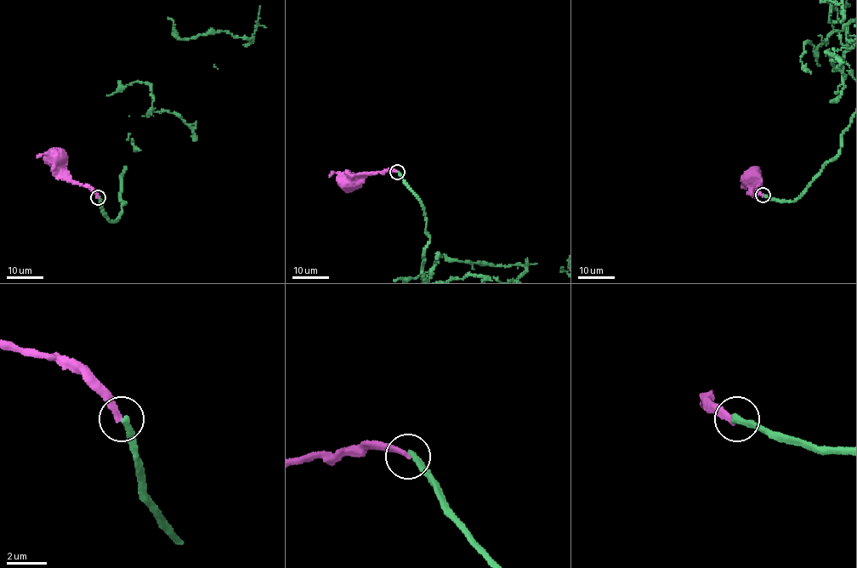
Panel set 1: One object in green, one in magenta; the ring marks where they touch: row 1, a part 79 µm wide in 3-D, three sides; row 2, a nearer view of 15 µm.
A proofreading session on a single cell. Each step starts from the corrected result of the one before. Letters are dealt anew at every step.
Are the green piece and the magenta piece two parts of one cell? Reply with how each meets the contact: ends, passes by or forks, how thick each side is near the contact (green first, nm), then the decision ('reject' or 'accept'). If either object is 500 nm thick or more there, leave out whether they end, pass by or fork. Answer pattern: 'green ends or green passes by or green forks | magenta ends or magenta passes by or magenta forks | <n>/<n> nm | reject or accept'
green ends | magenta ends | 340/300 nm | reject

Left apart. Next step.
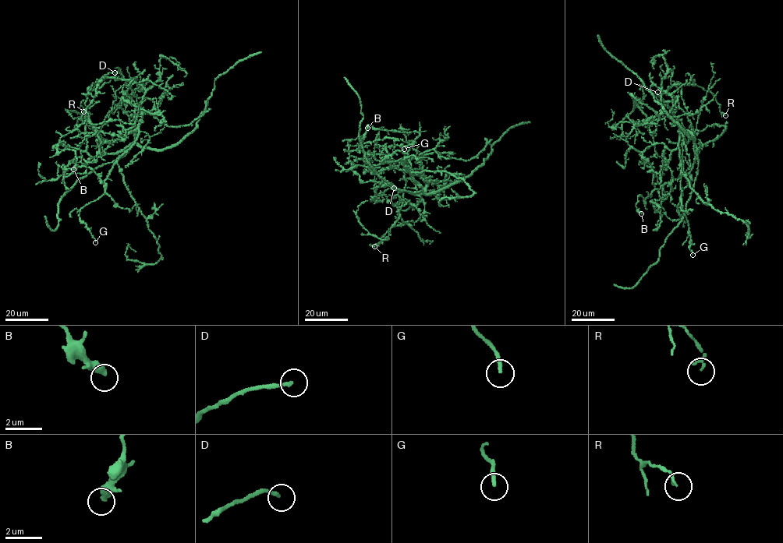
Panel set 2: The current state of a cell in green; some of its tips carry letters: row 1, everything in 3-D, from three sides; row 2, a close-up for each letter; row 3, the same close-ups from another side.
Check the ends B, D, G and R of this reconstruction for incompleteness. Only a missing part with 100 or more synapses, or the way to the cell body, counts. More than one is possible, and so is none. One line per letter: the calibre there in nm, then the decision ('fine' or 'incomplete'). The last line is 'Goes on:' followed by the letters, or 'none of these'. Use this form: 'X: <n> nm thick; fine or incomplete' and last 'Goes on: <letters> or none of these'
B: 440 nm thick; fine
D: 180 nm thick; fine
G: 200 nm thick; fine
R: 140 nm thick; fine
Goes on: none of these

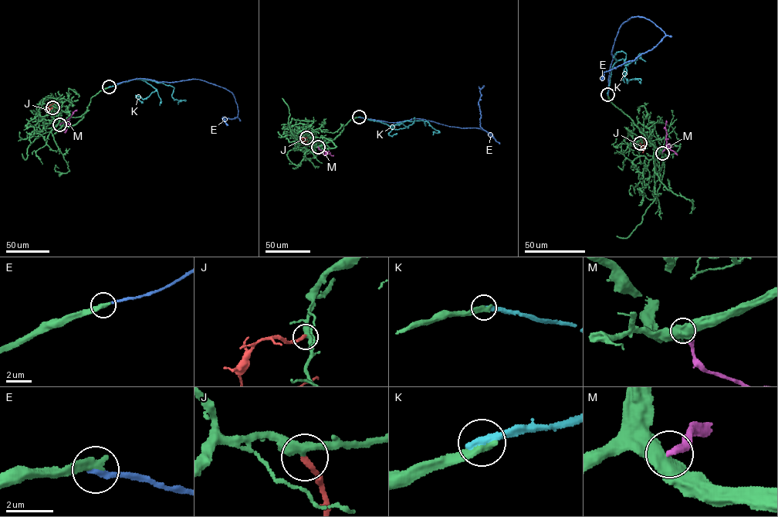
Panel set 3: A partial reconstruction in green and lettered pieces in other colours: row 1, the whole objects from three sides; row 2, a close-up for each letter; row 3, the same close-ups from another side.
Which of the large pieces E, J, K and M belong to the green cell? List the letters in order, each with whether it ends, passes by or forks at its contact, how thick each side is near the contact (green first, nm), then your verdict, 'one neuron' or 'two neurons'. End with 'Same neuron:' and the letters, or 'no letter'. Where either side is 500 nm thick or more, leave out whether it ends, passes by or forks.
E: it ends | 420/220 nm | two neurons
J: it ends | 400/240 nm | one neuron
K: it ends | 440/400 nm | two neurons
M: 650/260 nm | two neurons
Same neuron: J

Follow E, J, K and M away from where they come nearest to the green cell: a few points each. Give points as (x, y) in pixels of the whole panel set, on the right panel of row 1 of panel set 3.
E: (607, 94), (611, 53), (621, 24), (637, 16), (664, 32), (665, 35), (652, 49), (604, 71), (601, 79)
J: (640, 143), (641, 147), (644, 144), (641, 134)
K: (607, 94), (617, 52), (626, 54), (624, 65), (635, 61), (639, 54), (645, 61)
M: (661, 153), (666, 142), (666, 120)

